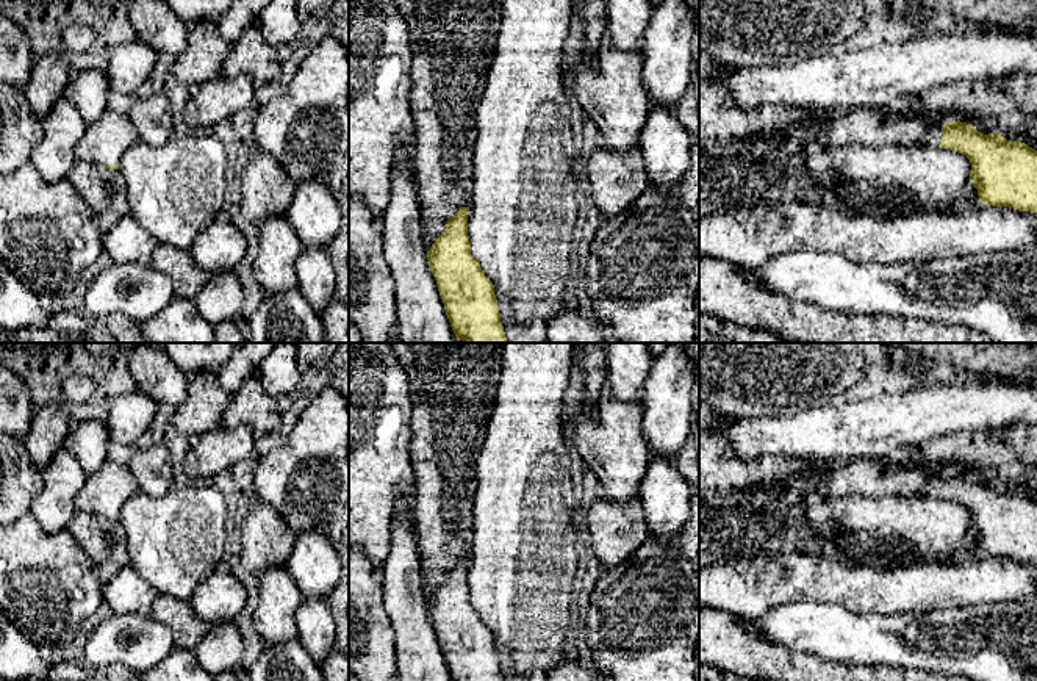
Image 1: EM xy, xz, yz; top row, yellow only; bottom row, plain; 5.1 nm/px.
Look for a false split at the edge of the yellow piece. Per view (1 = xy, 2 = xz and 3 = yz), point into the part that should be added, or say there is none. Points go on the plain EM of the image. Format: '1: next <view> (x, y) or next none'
1: next xy (105, 490)
2: next none
3: next yz (718, 468)

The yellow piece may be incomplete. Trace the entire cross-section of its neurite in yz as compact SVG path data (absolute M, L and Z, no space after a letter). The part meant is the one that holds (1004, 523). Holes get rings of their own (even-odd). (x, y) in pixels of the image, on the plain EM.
M699 431L699 490L727 490L760 487L770 492L793 492L804 498L840 499L867 496L929 496L965 506L971 513L970 534L978 540L979 554L1009 557L1037 565L1037 501L1021 492L1007 492L996 484L984 485L960 471L928 474L918 468L902 468L893 459L816 459L762 456L740 460L727 438Z

